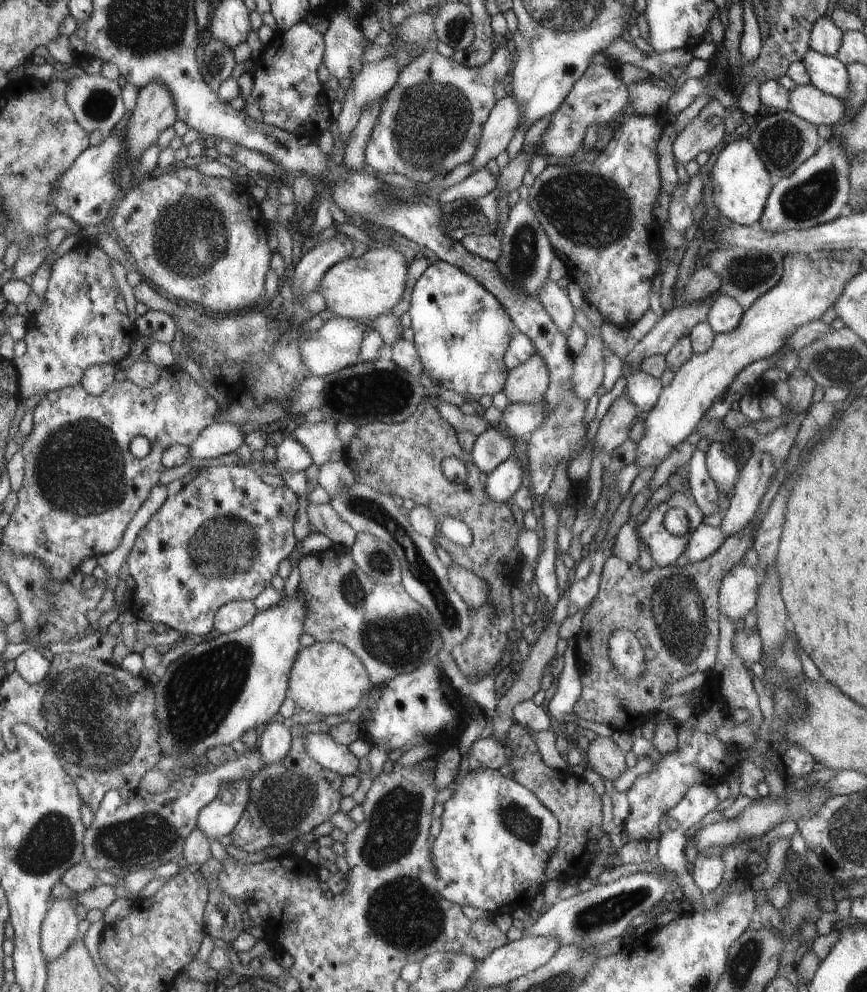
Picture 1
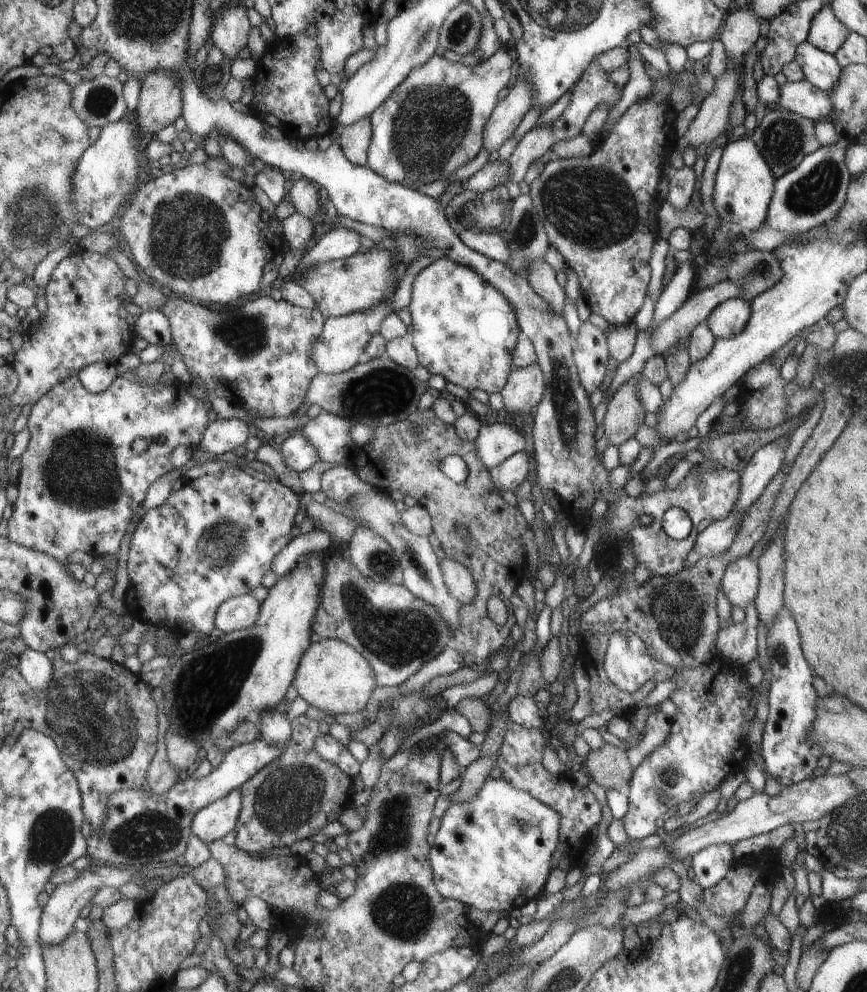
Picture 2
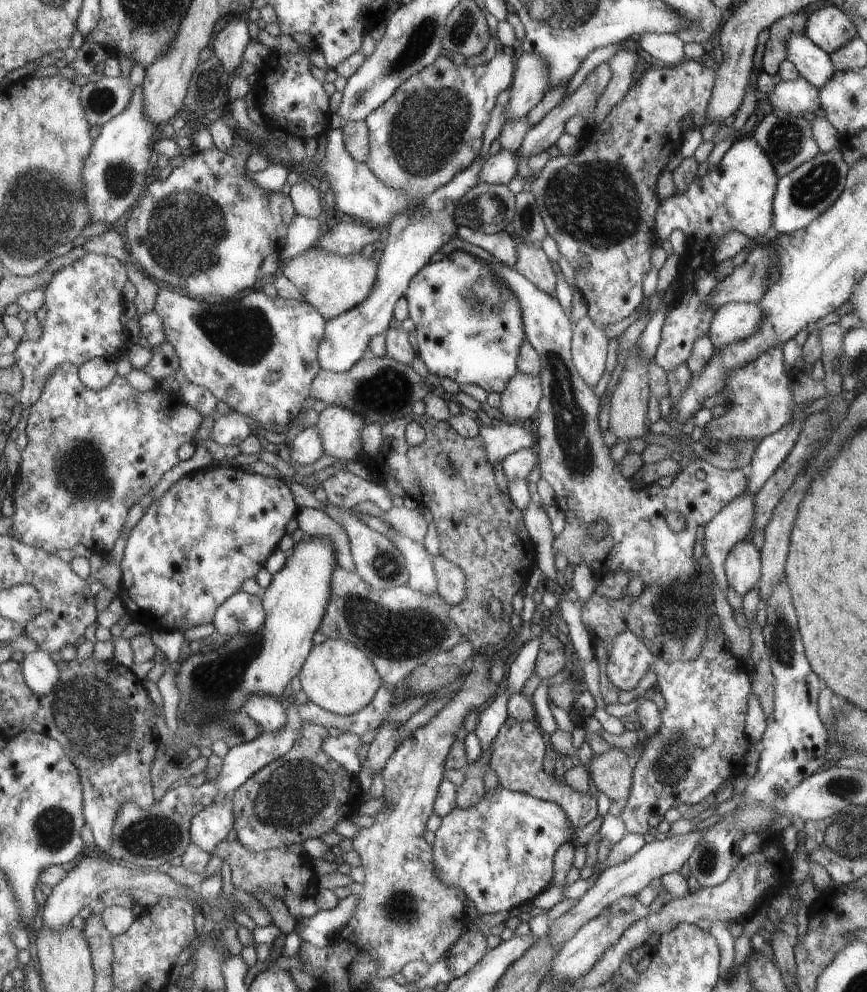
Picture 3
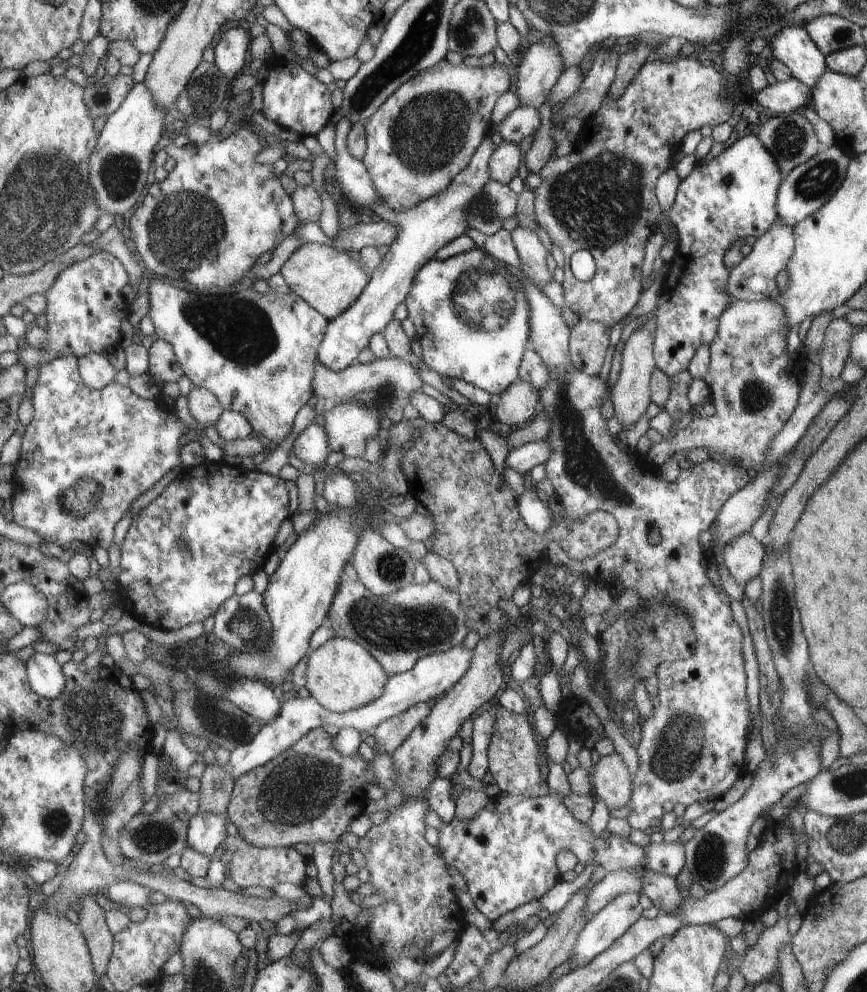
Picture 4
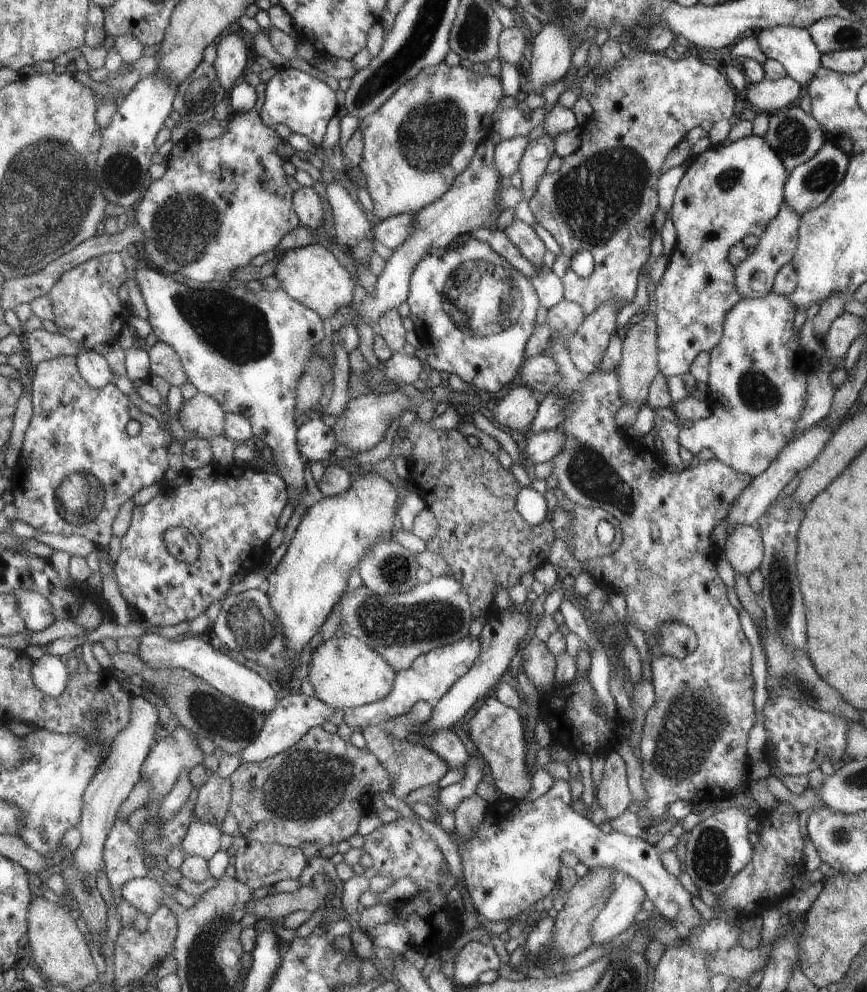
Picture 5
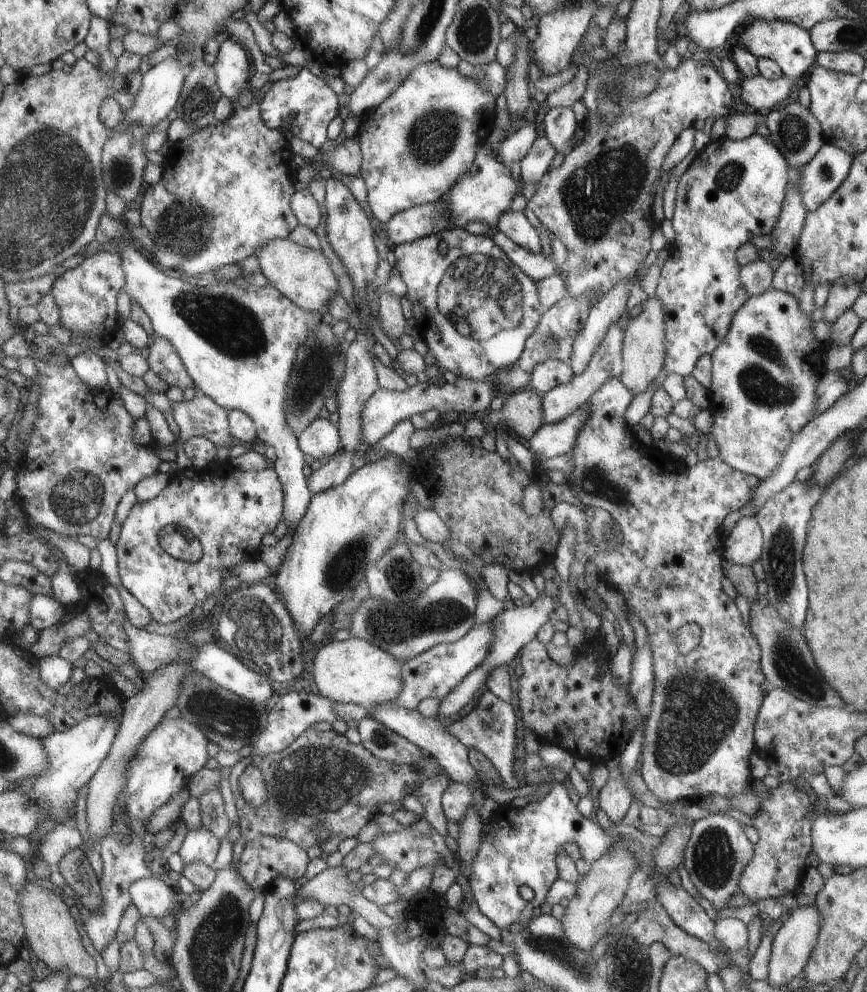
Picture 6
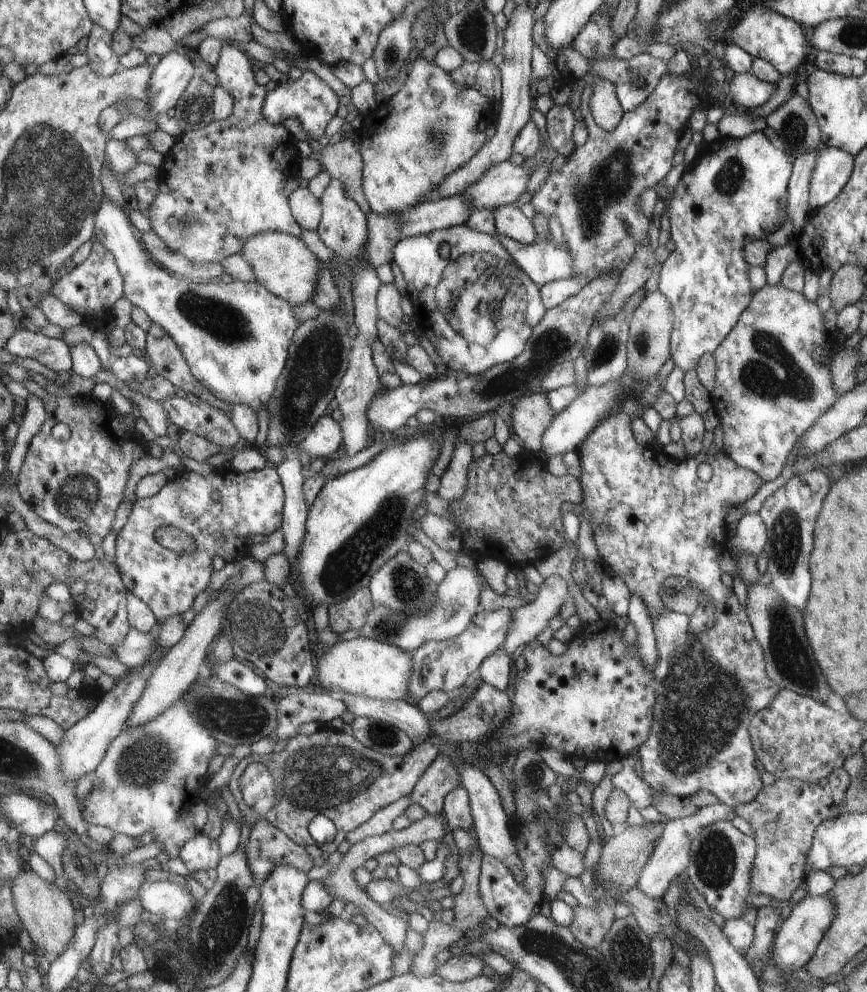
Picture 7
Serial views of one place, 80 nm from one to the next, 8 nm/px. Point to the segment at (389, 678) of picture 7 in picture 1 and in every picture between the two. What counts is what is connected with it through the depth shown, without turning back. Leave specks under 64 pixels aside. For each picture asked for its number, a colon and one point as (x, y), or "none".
1: (328, 678)
2: (335, 678)
3: (337, 676)
4: (341, 674)
5: (345, 672)
6: (353, 671)

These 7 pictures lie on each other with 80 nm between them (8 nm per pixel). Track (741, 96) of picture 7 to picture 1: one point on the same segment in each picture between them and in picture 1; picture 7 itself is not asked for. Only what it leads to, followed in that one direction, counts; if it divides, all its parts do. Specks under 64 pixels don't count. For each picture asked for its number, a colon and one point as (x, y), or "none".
1: (808, 102)
2: (800, 97)
3: (799, 97)
4: (790, 95)
5: (767, 95)
6: (761, 94)

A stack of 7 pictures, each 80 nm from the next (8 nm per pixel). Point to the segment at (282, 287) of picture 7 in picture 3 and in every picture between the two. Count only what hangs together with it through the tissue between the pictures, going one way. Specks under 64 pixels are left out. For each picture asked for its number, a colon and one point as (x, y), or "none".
3: (334, 283)
4: (325, 277)
5: (311, 274)
6: (302, 273)

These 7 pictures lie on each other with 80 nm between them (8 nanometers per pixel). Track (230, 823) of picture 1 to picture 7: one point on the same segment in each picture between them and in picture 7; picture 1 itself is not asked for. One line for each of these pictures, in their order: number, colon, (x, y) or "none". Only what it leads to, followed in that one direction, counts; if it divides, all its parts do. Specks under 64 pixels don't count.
2: (211, 823)
3: (210, 826)
4: (207, 832)
5: (204, 839)
6: (201, 845)
7: (201, 852)

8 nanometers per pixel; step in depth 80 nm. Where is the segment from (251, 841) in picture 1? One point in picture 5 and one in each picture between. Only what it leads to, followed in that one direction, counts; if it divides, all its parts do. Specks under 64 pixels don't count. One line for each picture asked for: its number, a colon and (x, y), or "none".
2: (297, 795)
3: (305, 793)
4: (304, 795)
5: (317, 791)

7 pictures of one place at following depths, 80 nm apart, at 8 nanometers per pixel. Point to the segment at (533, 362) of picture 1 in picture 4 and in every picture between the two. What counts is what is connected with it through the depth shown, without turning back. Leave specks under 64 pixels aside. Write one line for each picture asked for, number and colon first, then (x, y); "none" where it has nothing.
2: (525, 386)
3: (519, 401)
4: (518, 403)

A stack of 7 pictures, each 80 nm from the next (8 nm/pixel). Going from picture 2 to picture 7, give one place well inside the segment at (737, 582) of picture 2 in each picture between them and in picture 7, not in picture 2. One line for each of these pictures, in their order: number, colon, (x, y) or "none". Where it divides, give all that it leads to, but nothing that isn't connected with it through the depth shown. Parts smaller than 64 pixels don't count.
3: (742, 565)
4: (742, 556)
5: (743, 546)
6: (743, 545)
7: (749, 535)

